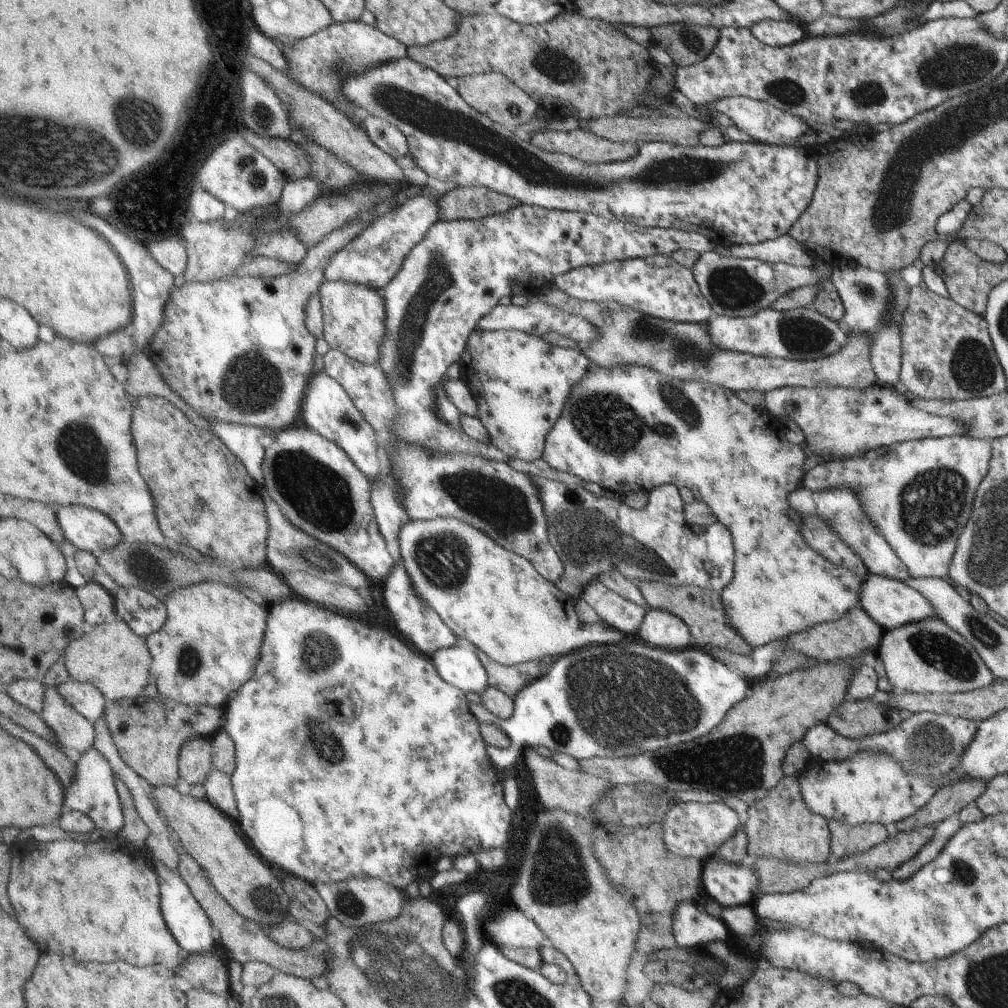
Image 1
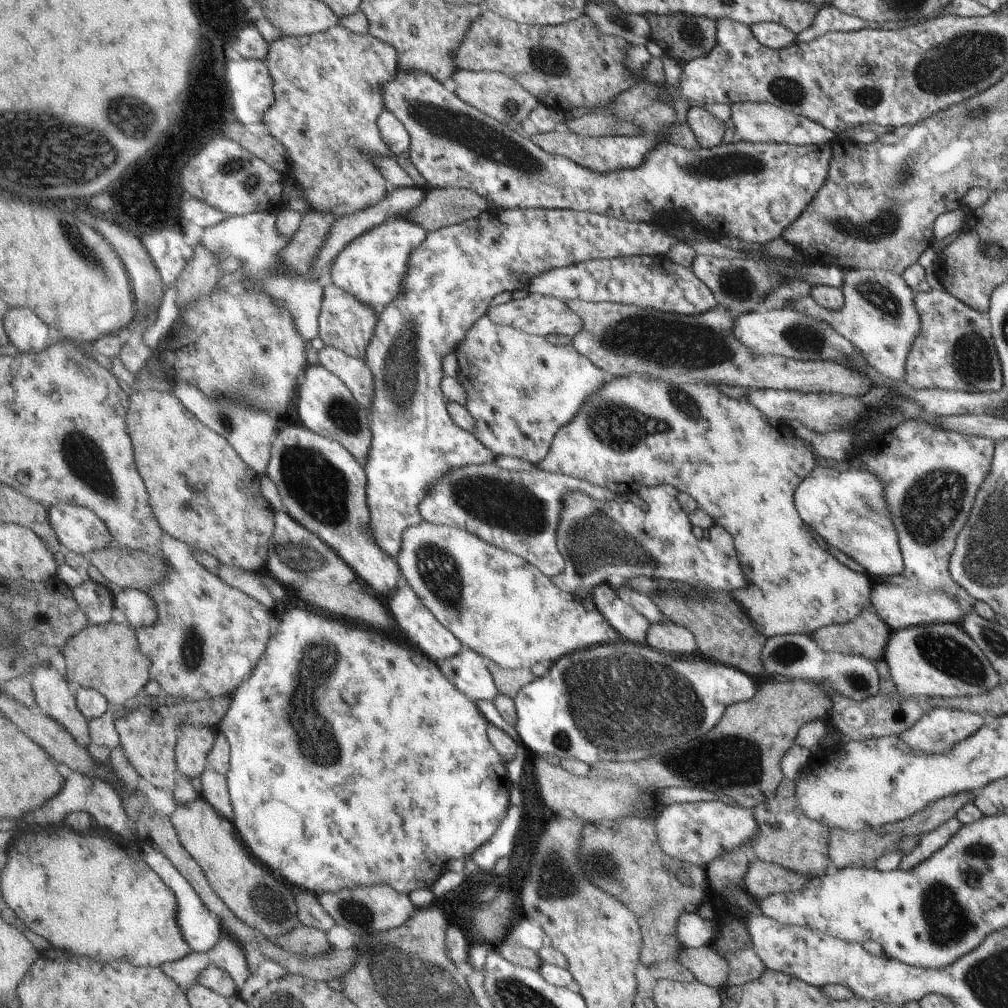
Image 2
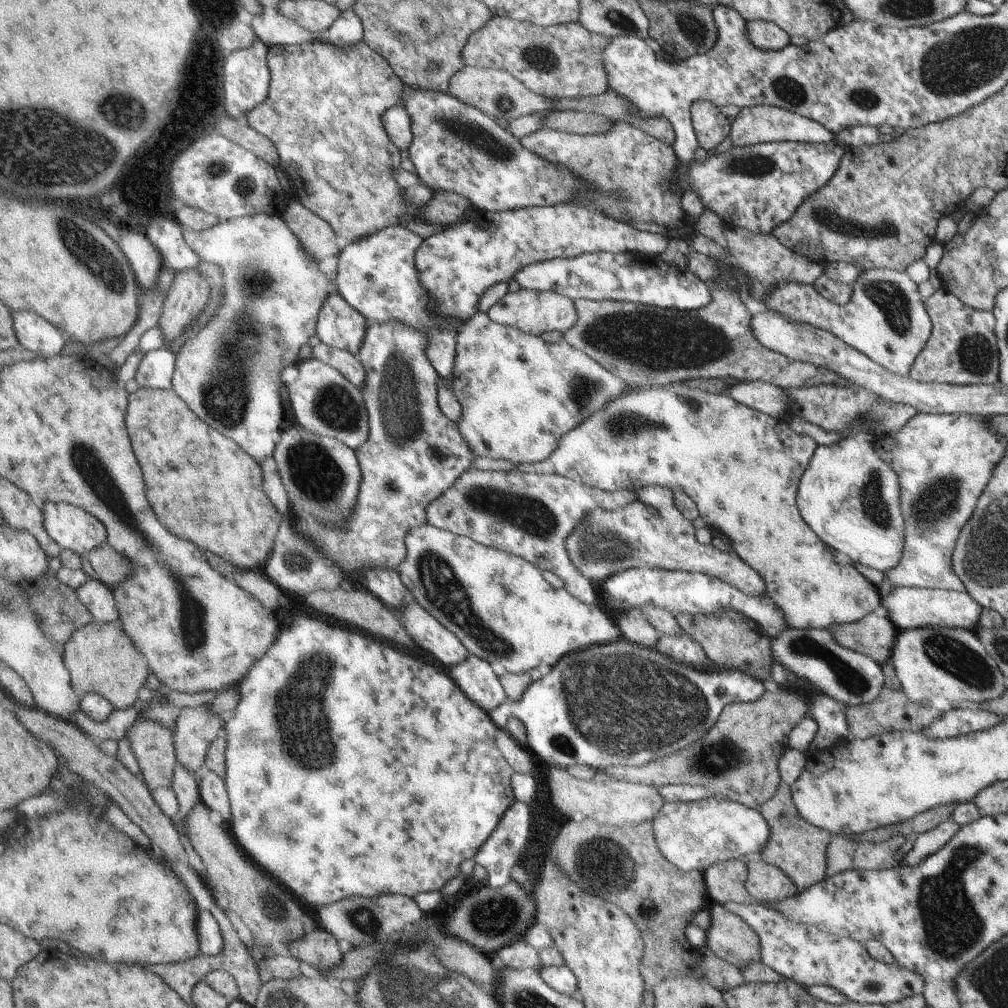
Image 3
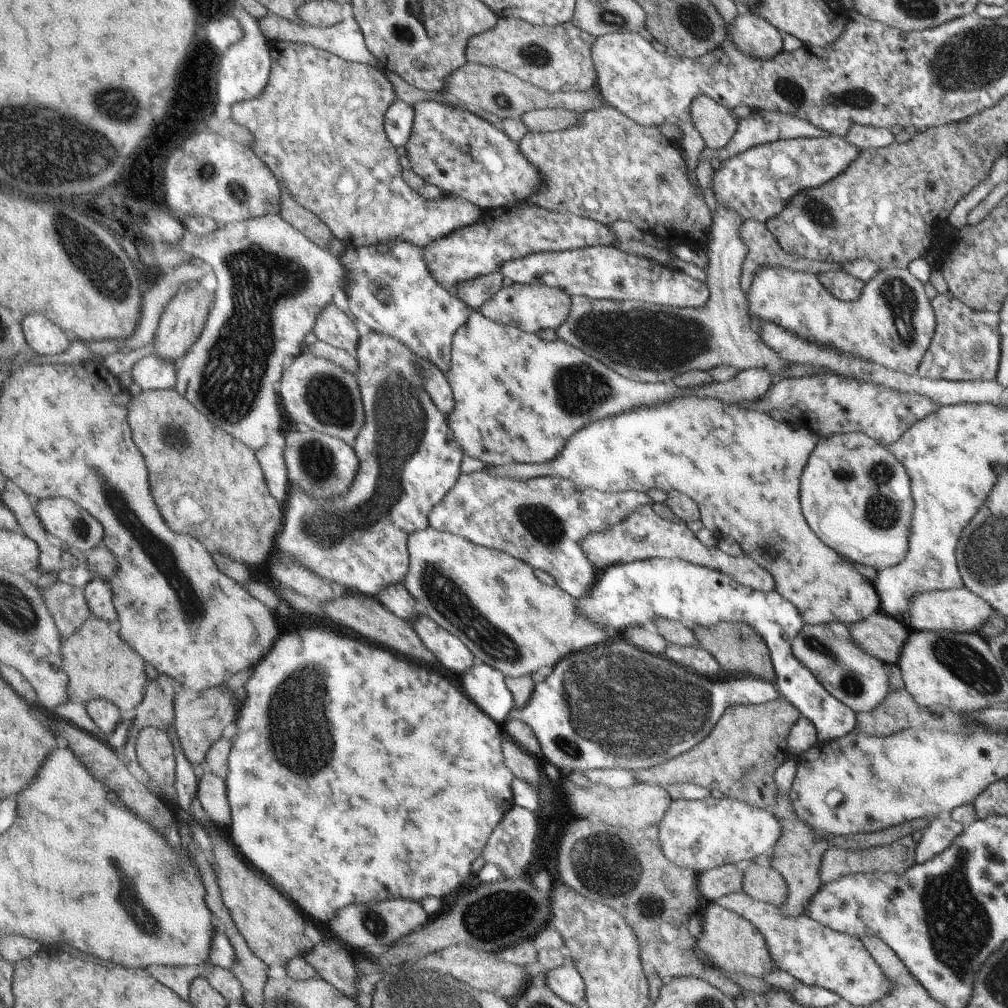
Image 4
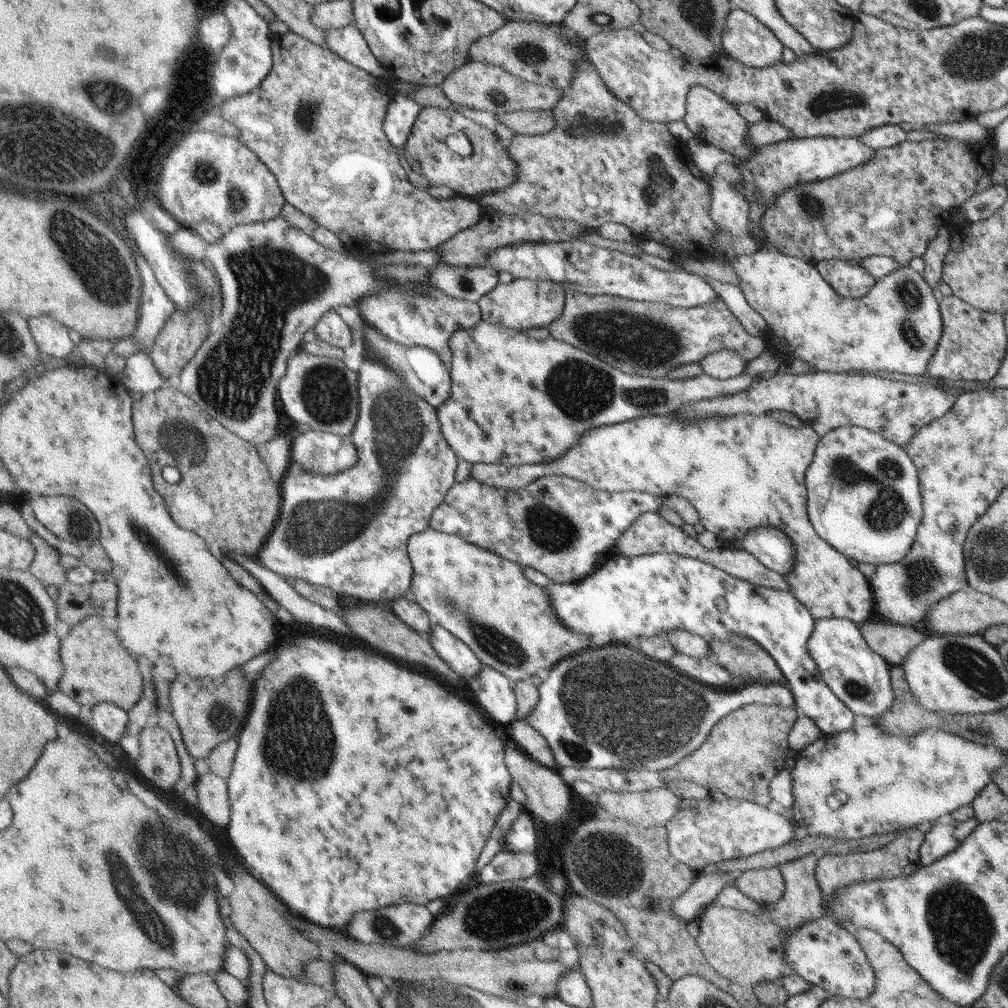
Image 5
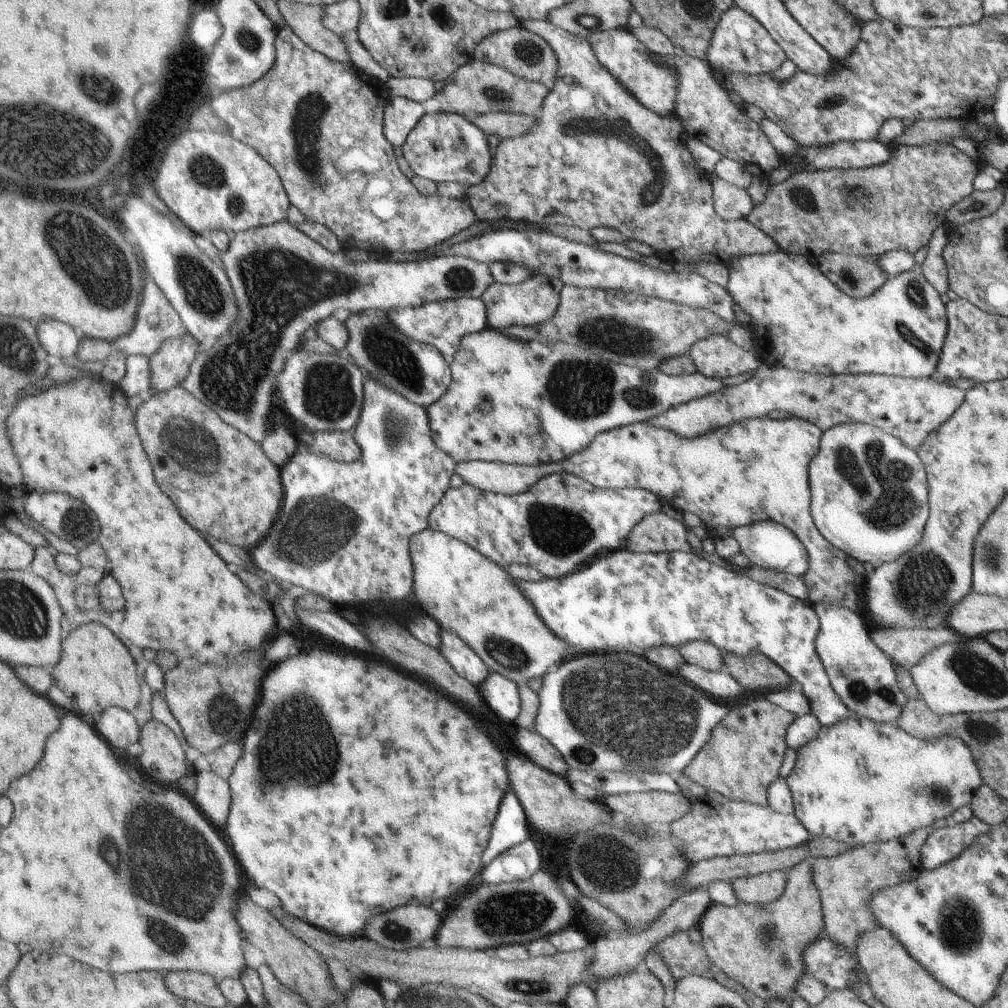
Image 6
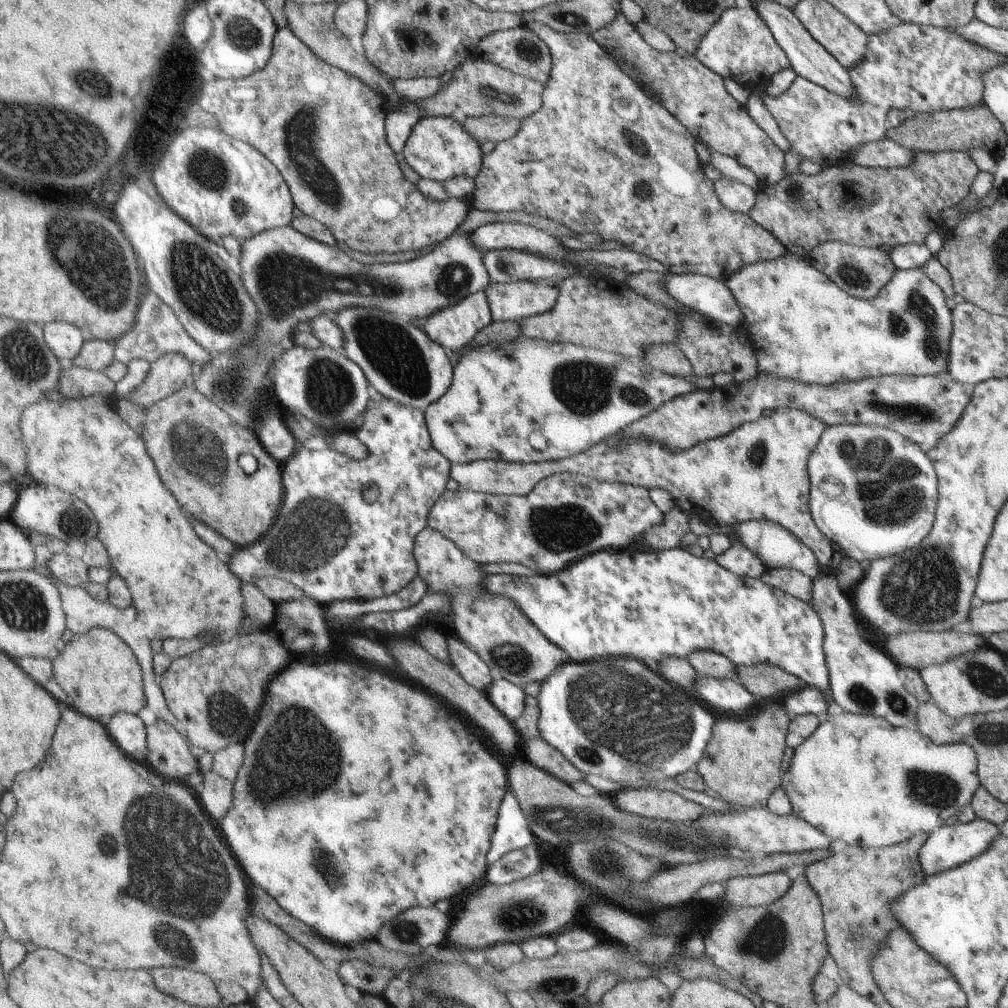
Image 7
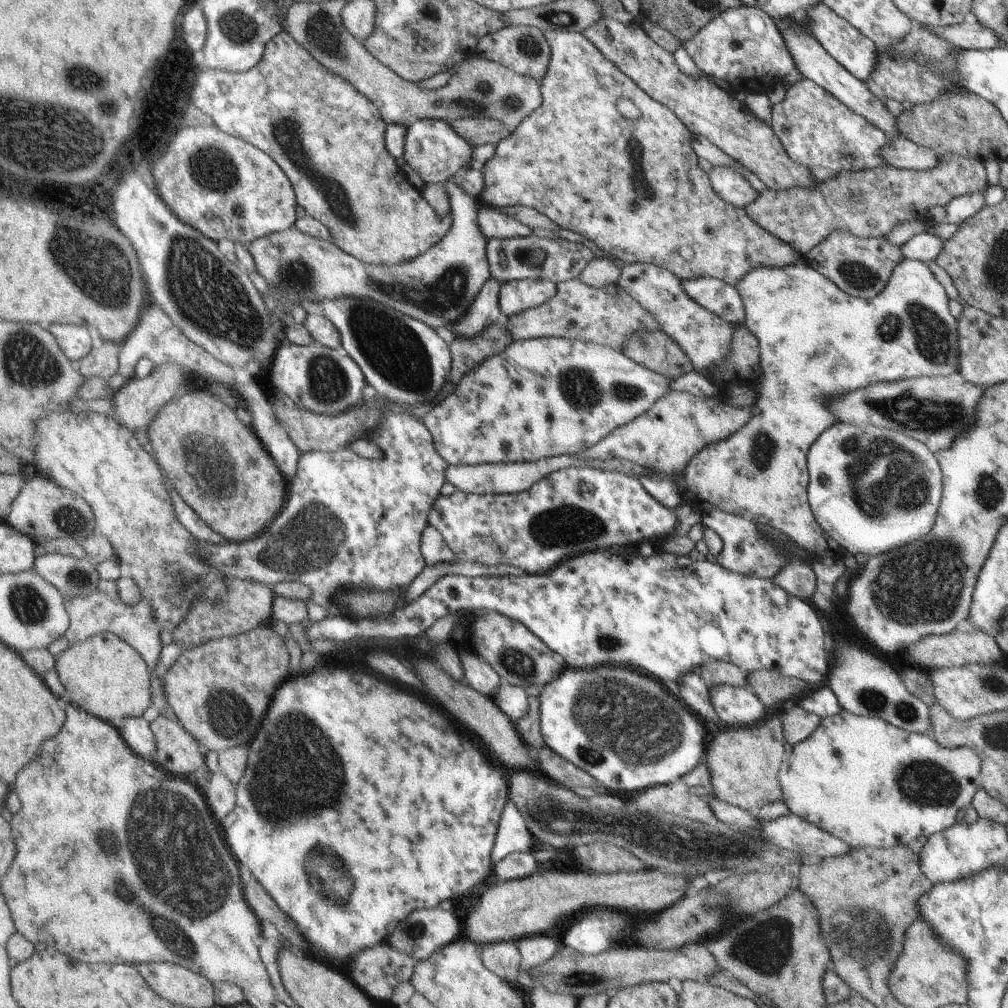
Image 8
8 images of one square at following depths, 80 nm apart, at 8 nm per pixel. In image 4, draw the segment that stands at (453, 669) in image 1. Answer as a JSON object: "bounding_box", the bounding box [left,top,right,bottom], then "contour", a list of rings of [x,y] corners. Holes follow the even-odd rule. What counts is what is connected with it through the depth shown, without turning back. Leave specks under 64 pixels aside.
{"bounding_box":[457,638,781,789],"contour":[[[613,638],[595,647],[575,652],[573,656],[565,656],[555,668],[552,668],[549,676],[535,684],[531,698],[519,710],[511,710],[514,704],[511,693],[505,686],[505,676],[479,658],[474,658],[473,666],[457,676],[463,692],[489,718],[501,724],[506,722],[505,716],[516,718],[531,729],[540,748],[542,764],[553,766],[558,773],[564,775],[569,774],[571,770],[582,770],[591,784],[599,783],[613,789],[639,783],[632,777],[632,769],[657,766],[695,747],[700,740],[708,736],[707,732],[713,728],[717,718],[724,714],[727,708],[763,704],[781,695],[777,690],[779,686],[775,683],[749,675],[723,676],[711,680],[692,673],[663,656],[654,655],[635,646],[623,638]]]}

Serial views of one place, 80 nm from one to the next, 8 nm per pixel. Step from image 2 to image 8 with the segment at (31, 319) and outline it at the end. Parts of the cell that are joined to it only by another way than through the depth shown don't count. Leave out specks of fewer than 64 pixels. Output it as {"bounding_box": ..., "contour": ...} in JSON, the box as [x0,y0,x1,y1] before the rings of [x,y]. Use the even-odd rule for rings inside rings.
{"bounding_box":[51,323,99,365],"contour":[[[75,323],[53,324],[51,332],[61,350],[78,365],[99,342],[94,331]]]}

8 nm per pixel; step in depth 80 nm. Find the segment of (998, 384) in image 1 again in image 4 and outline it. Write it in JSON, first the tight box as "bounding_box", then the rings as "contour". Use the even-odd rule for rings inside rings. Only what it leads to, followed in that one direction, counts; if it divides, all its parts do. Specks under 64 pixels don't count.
{"bounding_box":[916,291,999,381],"contour":[[[949,291],[937,293],[933,298],[937,308],[937,340],[925,356],[925,364],[916,368],[919,376],[946,381],[992,381],[999,362],[999,315],[993,311],[976,311],[961,303]]]}

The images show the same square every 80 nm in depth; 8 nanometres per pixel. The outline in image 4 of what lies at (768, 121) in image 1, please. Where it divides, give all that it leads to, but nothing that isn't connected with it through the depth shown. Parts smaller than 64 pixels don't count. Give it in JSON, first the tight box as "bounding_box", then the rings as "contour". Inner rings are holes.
{"bounding_box":[700,110,828,162],"contour":[[[751,110],[749,116],[741,118],[739,124],[737,124],[736,132],[732,136],[727,146],[720,150],[709,152],[705,148],[700,152],[700,158],[707,160],[708,162],[715,159],[721,162],[724,158],[729,158],[738,152],[747,150],[752,146],[757,146],[765,143],[772,143],[781,139],[816,139],[826,137],[828,132],[810,125],[807,121],[798,119],[785,113],[776,113],[773,111],[764,110]]]}

